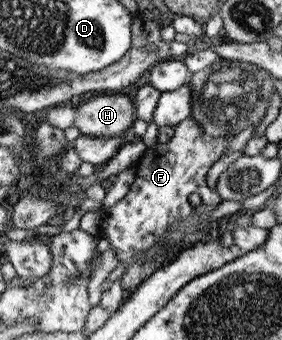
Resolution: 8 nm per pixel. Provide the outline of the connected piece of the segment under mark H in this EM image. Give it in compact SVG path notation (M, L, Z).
M102 94L78 105L73 125L84 136L122 136L136 119L133 100L127 95Z

